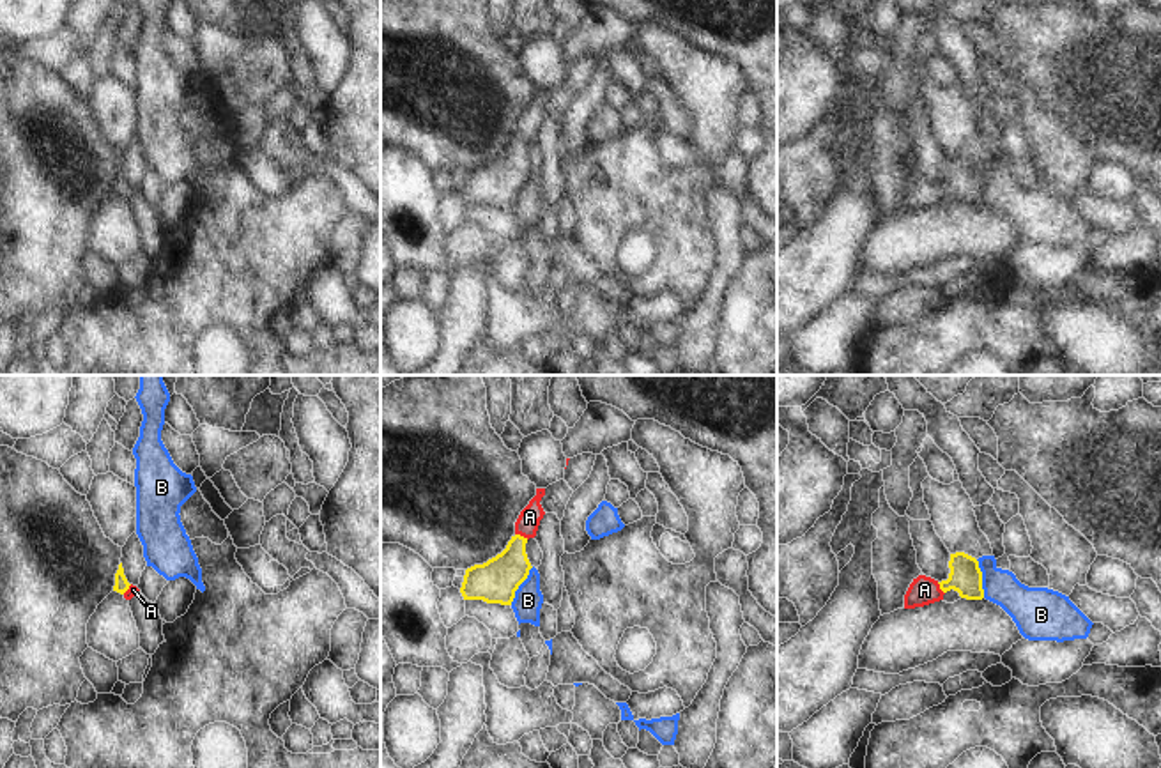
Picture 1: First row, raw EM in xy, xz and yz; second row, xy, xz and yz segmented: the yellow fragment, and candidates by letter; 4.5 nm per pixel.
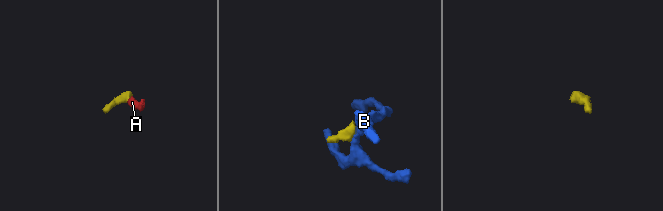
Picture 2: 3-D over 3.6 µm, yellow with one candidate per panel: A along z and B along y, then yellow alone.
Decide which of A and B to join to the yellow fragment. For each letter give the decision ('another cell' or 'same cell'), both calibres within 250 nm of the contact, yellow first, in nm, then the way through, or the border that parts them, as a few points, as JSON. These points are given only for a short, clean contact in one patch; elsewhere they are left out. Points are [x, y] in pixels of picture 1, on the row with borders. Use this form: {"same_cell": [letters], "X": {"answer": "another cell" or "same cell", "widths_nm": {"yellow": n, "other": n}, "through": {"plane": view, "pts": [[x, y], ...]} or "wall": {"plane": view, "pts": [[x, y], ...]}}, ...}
{"same_cell": ["A"], "A": {"answer": "same cell", "widths_nm": {"yellow": 200, "other": 100}, "through": {"plane": "xz", "pts": [[496, 581], [512, 565], [522, 537], [530, 517]]}}, "B": {"answer": "another cell", "widths_nm": {"yellow": 200, "other": 130}, "wall": {"plane": "xz", "pts": [[533, 567], [510, 604]]}}}

